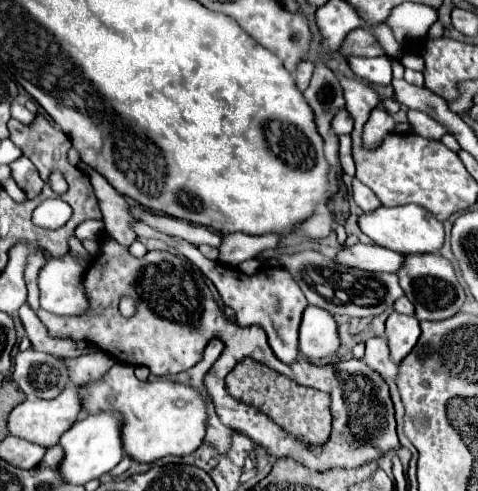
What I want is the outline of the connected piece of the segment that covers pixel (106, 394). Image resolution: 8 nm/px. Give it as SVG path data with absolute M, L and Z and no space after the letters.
M117 361L109 369L109 375L93 391L81 391L81 397L89 413L113 409L123 415L123 447L137 463L153 463L167 455L189 455L203 443L207 427L205 399L197 389L179 381L139 381L131 365Z

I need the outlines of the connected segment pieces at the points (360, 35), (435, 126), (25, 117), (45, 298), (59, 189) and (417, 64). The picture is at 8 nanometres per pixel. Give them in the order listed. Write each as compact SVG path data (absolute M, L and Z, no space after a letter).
M353 29L343 45L341 45L341 55L363 55L363 57L379 57L385 55L383 47L377 43L375 35L367 29Z
M409 109L407 111L407 119L409 123L413 125L413 131L425 139L433 139L433 141L439 141L445 133L447 133L447 127L441 125L439 121L435 121L431 115L427 113L421 113L417 109Z
M13 101L13 105L11 105L11 115L17 119L17 121L21 121L21 123L25 123L25 125L31 125L33 121L35 121L35 113L29 113L21 103L17 103L17 101Z
M73 253L47 259L39 275L41 309L55 315L83 315L89 311L89 301L83 289L85 267L77 263Z
M53 171L53 173L49 177L49 184L53 191L58 194L63 194L67 191L68 185L64 179L63 174L60 171Z
M408 53L404 55L401 63L405 68L410 68L415 71L422 72L424 69L424 60L419 54L416 53Z

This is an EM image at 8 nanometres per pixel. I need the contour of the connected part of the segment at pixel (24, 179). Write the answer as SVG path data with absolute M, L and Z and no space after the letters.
M21 157L21 159L17 159L17 161L11 163L11 177L25 191L27 199L37 197L41 193L43 185L45 185L43 179L39 177L39 171L35 169L35 165L27 157Z

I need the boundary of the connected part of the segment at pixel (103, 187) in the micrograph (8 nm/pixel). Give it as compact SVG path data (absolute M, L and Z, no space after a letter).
M91 171L89 173L91 185L95 189L95 195L99 199L99 207L103 211L103 223L105 223L105 233L109 237L113 237L117 243L121 243L123 247L129 247L137 235L131 229L131 223L135 223L135 219L129 213L129 205L125 201L123 195L119 195L105 177L101 177L99 173Z

